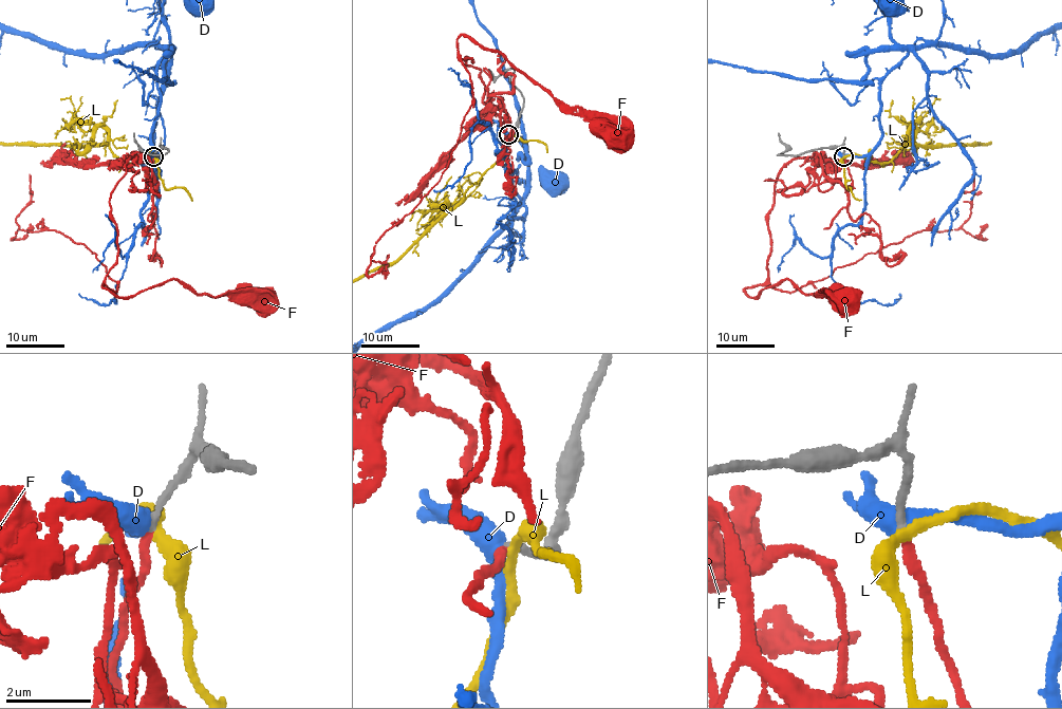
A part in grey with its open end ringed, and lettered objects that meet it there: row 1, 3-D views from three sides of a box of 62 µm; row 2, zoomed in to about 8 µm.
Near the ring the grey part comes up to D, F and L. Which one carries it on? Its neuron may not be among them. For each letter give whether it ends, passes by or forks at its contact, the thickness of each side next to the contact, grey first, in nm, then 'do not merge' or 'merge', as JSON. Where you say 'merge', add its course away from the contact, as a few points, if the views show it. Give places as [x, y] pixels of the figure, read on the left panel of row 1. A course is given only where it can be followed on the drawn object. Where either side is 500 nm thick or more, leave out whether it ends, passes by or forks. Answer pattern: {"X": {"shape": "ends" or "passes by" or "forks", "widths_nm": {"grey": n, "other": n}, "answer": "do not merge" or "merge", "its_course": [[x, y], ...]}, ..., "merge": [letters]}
{"D": {"shape": "passes by", "widths_nm": {"grey": 170, "other": 440}, "answer": "do not merge"}, "F": {"shape": "ends", "widths_nm": {"grey": 160, "other": 190}, "answer": "merge", "its_course": [[154, 156], [155, 187], [133, 152], [109, 202], [117, 261], [101, 286], [263, 298]]}, "L": {"shape": "passes by", "widths_nm": {"grey": 170, "other": 260}, "answer": "do not merge"}, "merge": ["F"]}

